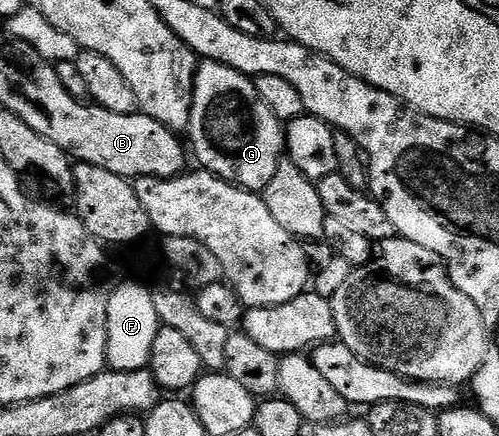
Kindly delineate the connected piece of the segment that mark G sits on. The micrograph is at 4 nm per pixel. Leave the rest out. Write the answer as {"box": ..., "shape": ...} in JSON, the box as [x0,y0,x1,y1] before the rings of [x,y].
{"box":[187,61,286,193],"shape":[[[205,61],[198,66],[187,139],[191,144],[192,154],[193,151],[197,154],[197,159],[201,162],[198,164],[204,170],[220,179],[226,179],[234,187],[254,193],[264,192],[267,181],[275,177],[275,169],[279,169],[286,154],[283,124],[275,117],[275,113],[271,113],[271,109],[267,109],[267,105],[263,105],[263,97],[259,97],[253,79],[222,63]]]}

